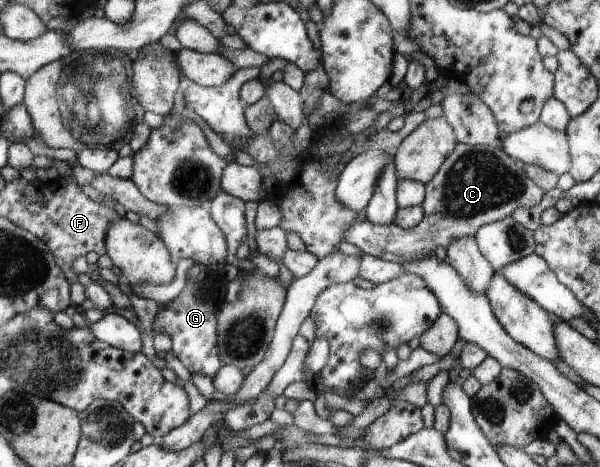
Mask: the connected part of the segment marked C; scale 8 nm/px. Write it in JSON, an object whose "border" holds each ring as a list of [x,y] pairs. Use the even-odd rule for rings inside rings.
{"border":[[[494,142],[493,144],[477,144],[474,148],[459,145],[447,155],[437,174],[425,185],[426,195],[420,204],[424,210],[424,217],[416,227],[402,229],[395,227],[393,223],[376,225],[365,219],[357,221],[355,225],[348,226],[347,237],[344,238],[344,241],[357,246],[366,255],[401,265],[403,261],[435,255],[435,249],[438,246],[447,248],[455,239],[474,235],[486,224],[511,217],[511,213],[516,208],[535,206],[545,194],[544,190],[541,190],[541,187],[537,186],[523,169],[517,167],[517,160],[505,154],[505,151],[497,149],[495,145]]]}

